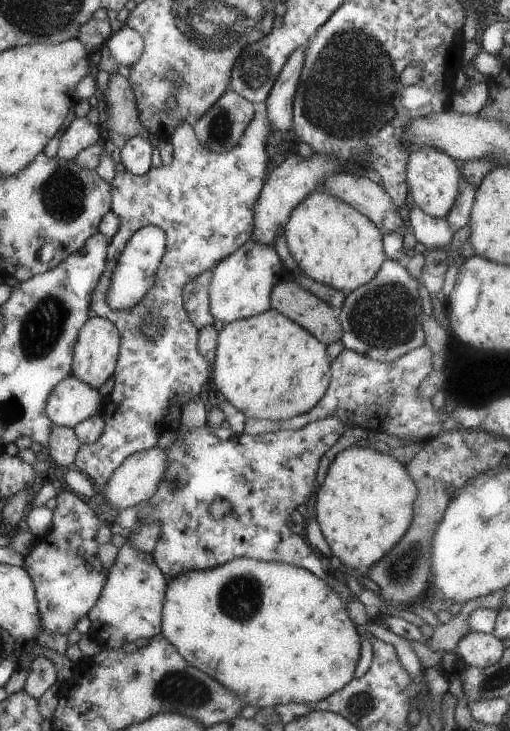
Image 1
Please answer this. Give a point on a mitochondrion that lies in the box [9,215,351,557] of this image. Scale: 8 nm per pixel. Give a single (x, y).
(42, 328)

